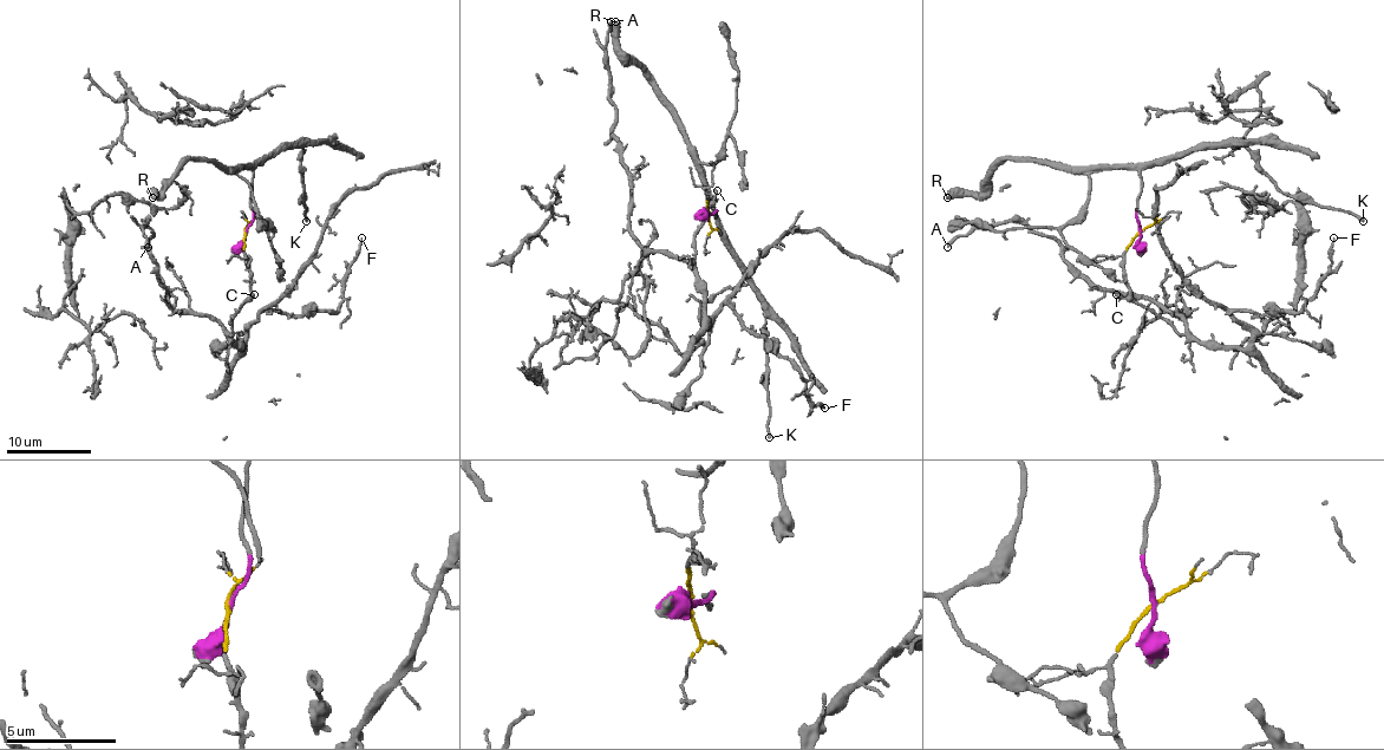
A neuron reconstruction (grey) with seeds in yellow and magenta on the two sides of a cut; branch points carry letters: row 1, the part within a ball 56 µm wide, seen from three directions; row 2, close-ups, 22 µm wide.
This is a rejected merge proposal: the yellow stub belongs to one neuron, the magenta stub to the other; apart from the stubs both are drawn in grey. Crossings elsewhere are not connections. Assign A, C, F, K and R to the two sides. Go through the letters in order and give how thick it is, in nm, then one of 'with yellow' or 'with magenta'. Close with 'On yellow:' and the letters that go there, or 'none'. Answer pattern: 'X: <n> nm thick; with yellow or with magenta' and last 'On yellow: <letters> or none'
A: 240 nm thick; with yellow
C: 160 nm thick; with yellow
F: 140 nm thick; with yellow
K: 180 nm thick; with magenta
R: 550 nm thick; with magenta
On yellow: A, C, F

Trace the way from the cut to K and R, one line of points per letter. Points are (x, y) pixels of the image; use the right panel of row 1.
K: (1141, 232), (1141, 171), (1227, 145), (1245, 148), (1283, 193), (1305, 194), (1363, 222)
R: (1141, 232), (1137, 222), (1141, 175), (1135, 169), (1065, 169), (1006, 158), (979, 194), (947, 199)

